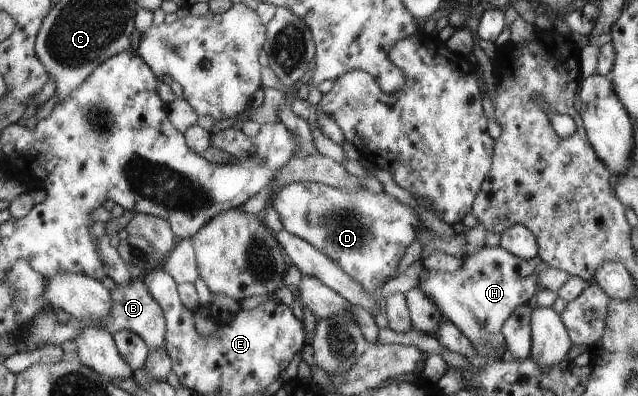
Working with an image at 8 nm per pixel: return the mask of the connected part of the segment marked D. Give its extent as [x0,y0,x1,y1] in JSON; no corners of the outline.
[270,181,422,293]

